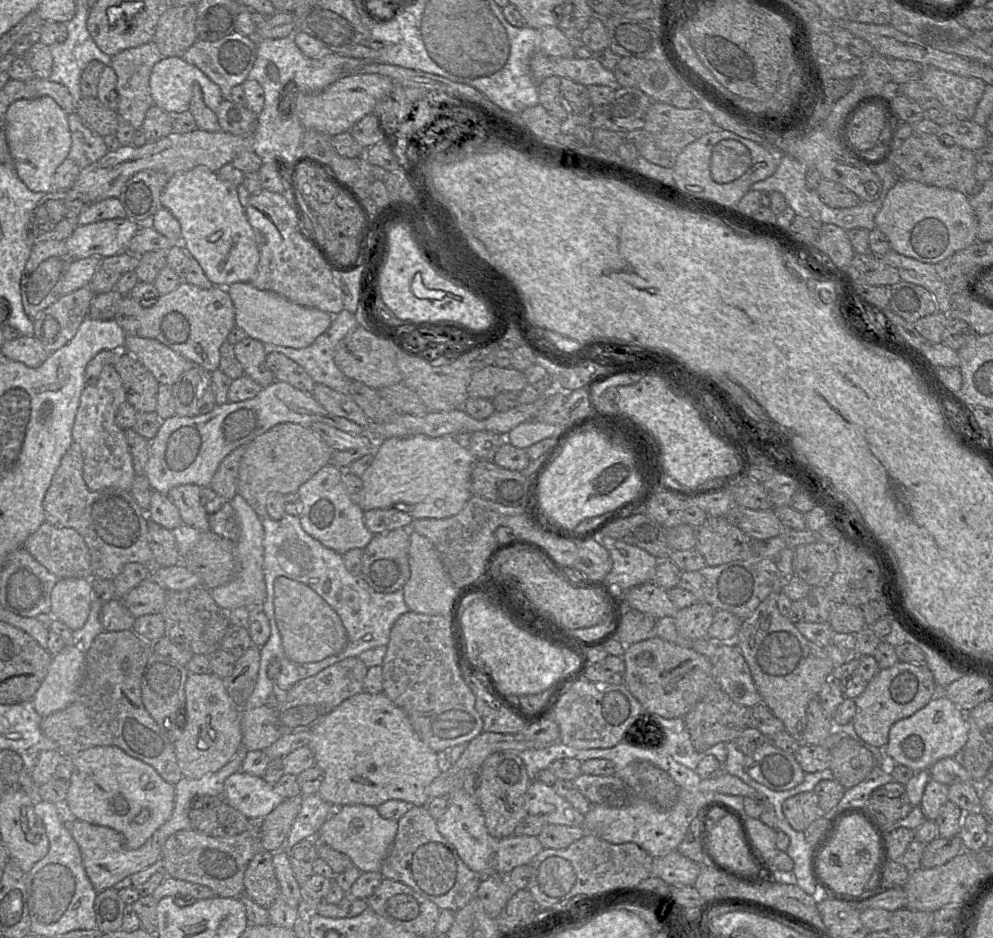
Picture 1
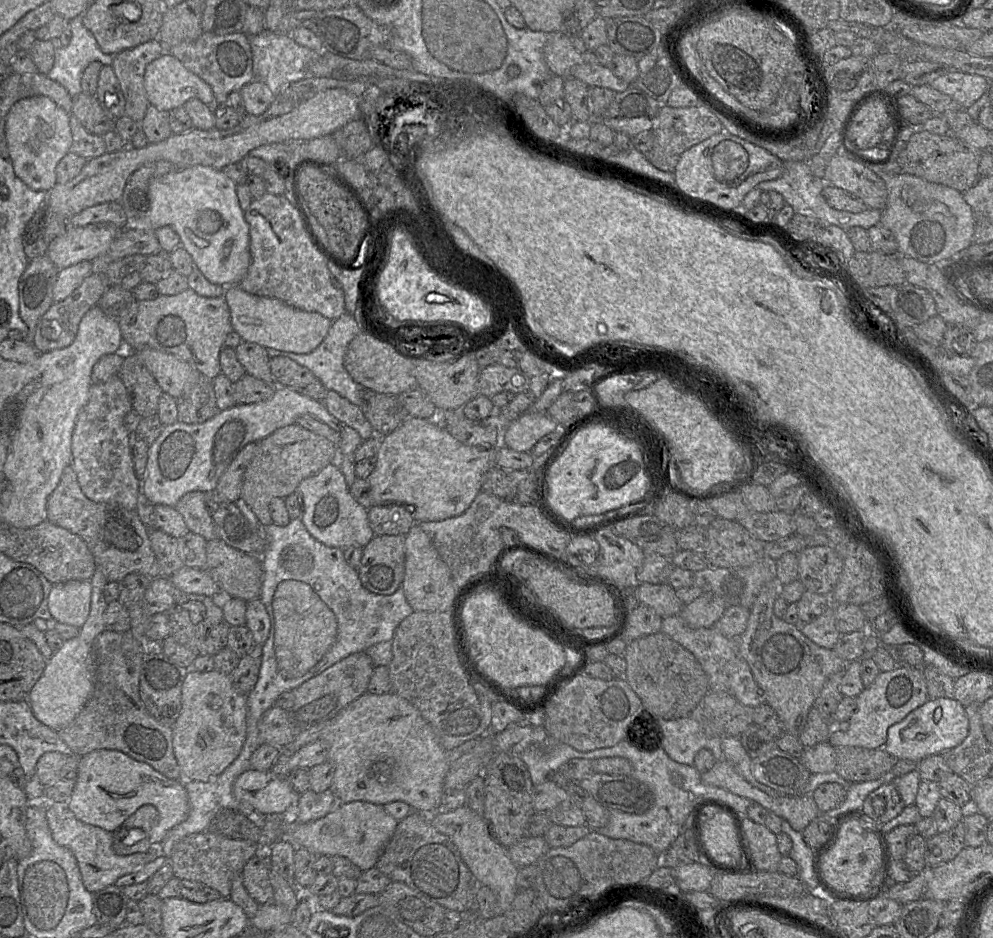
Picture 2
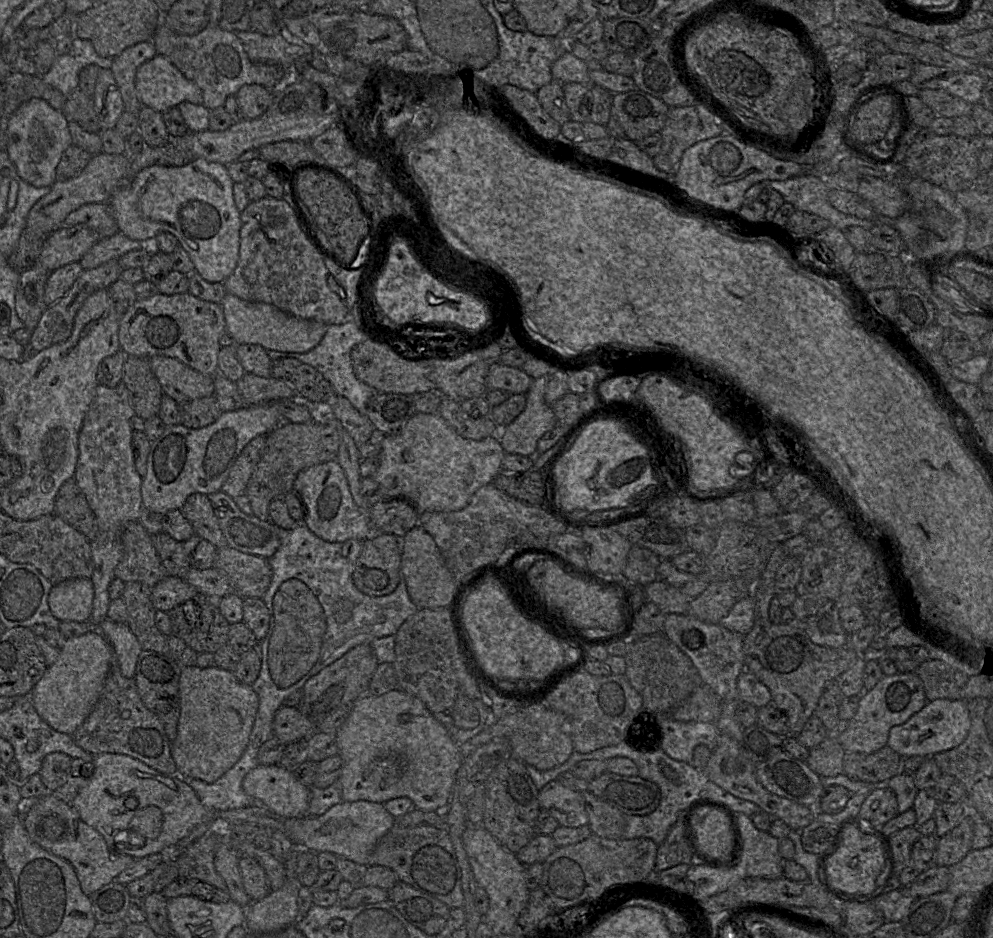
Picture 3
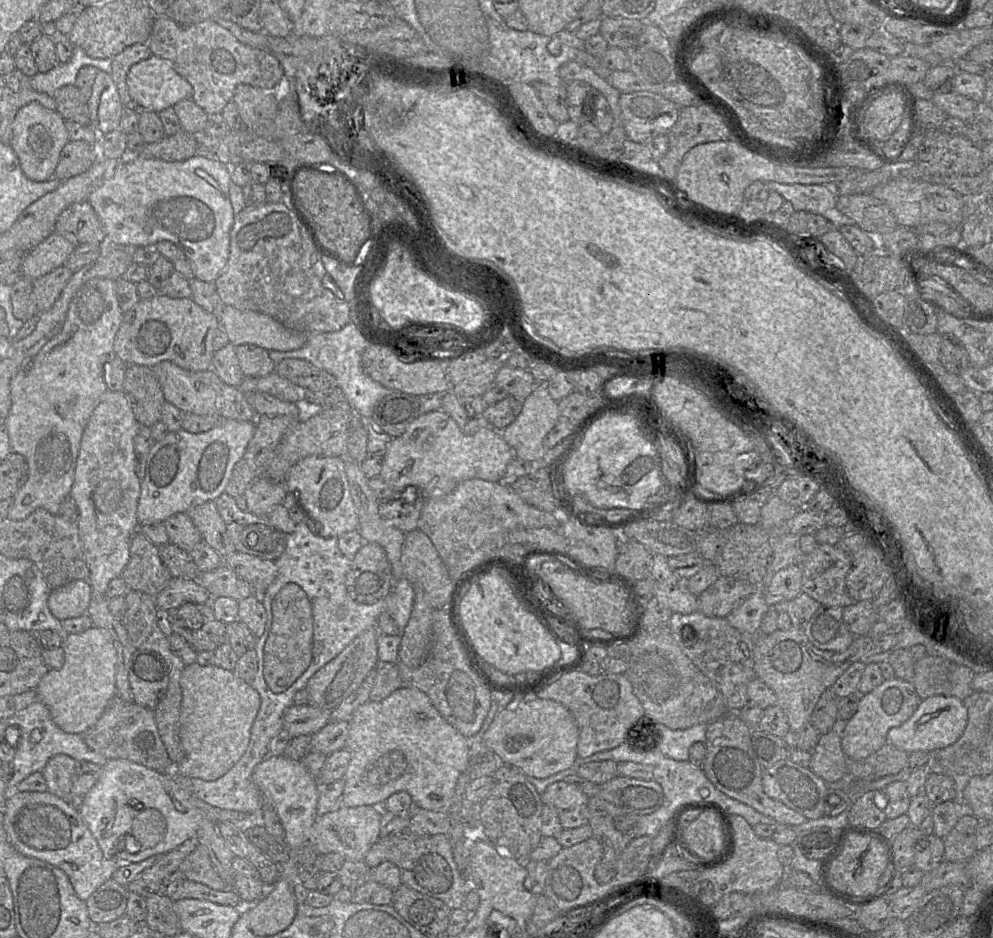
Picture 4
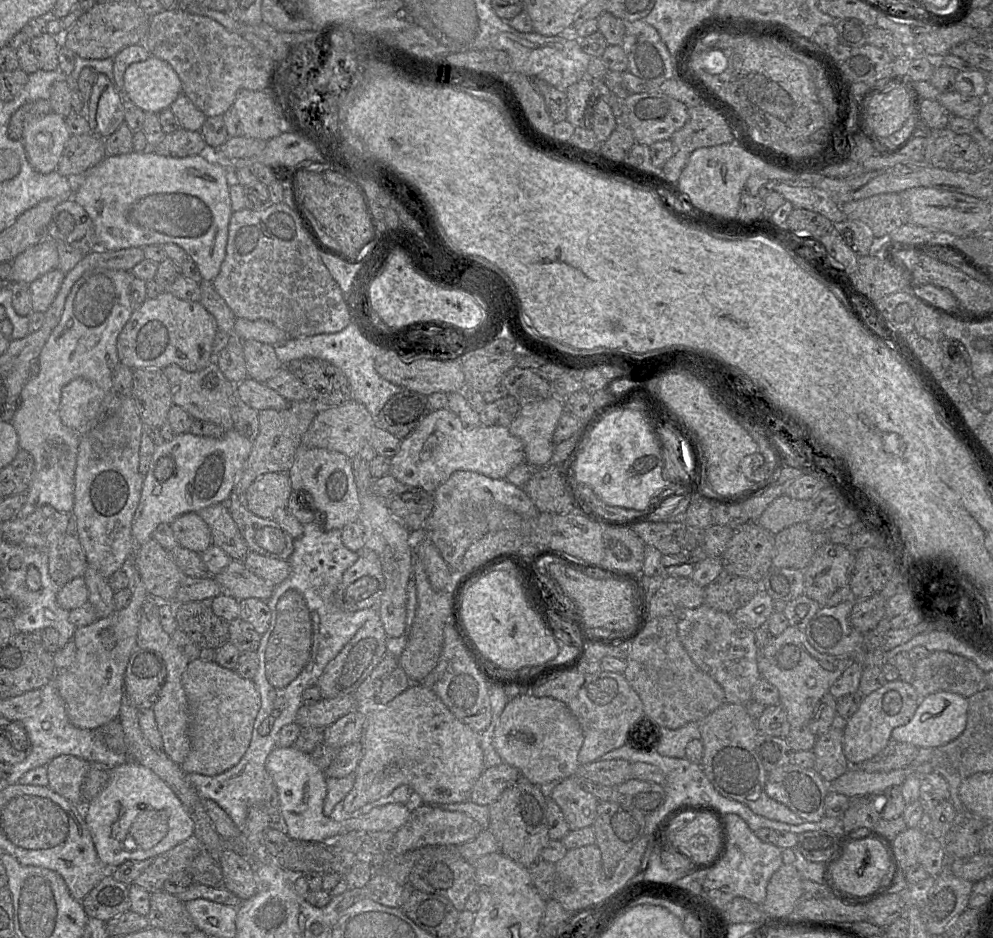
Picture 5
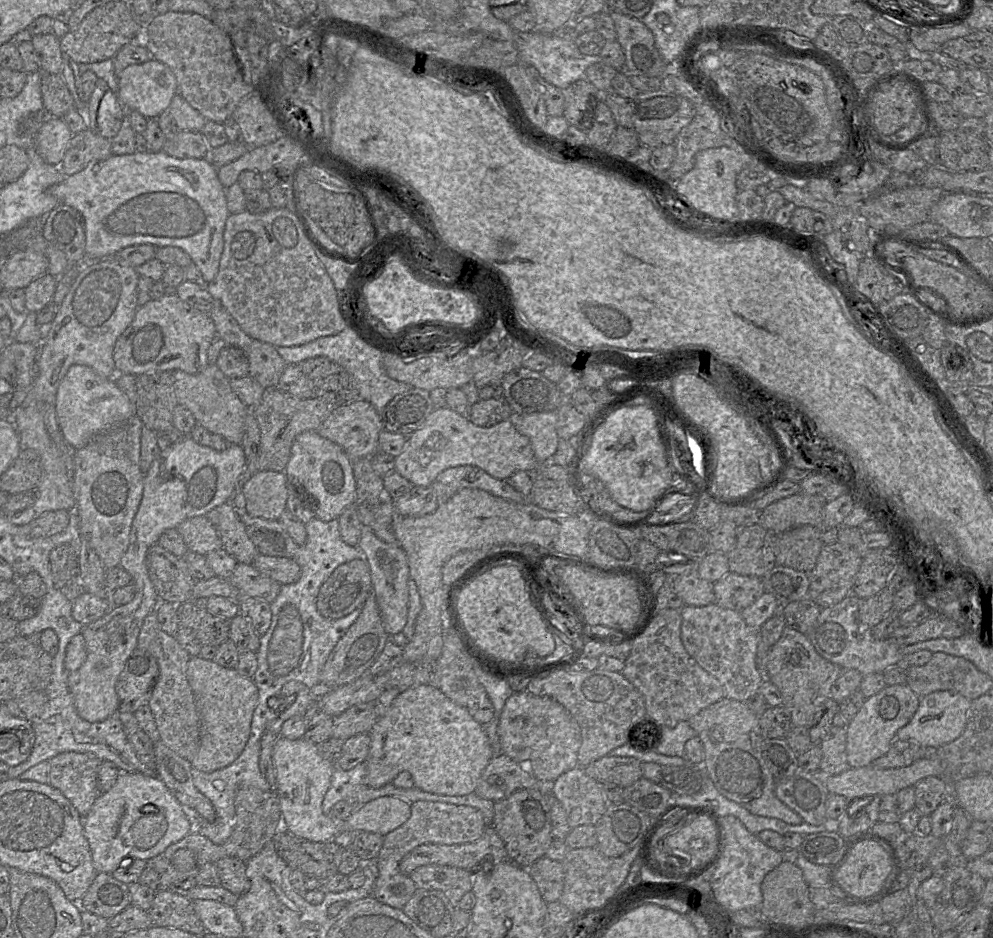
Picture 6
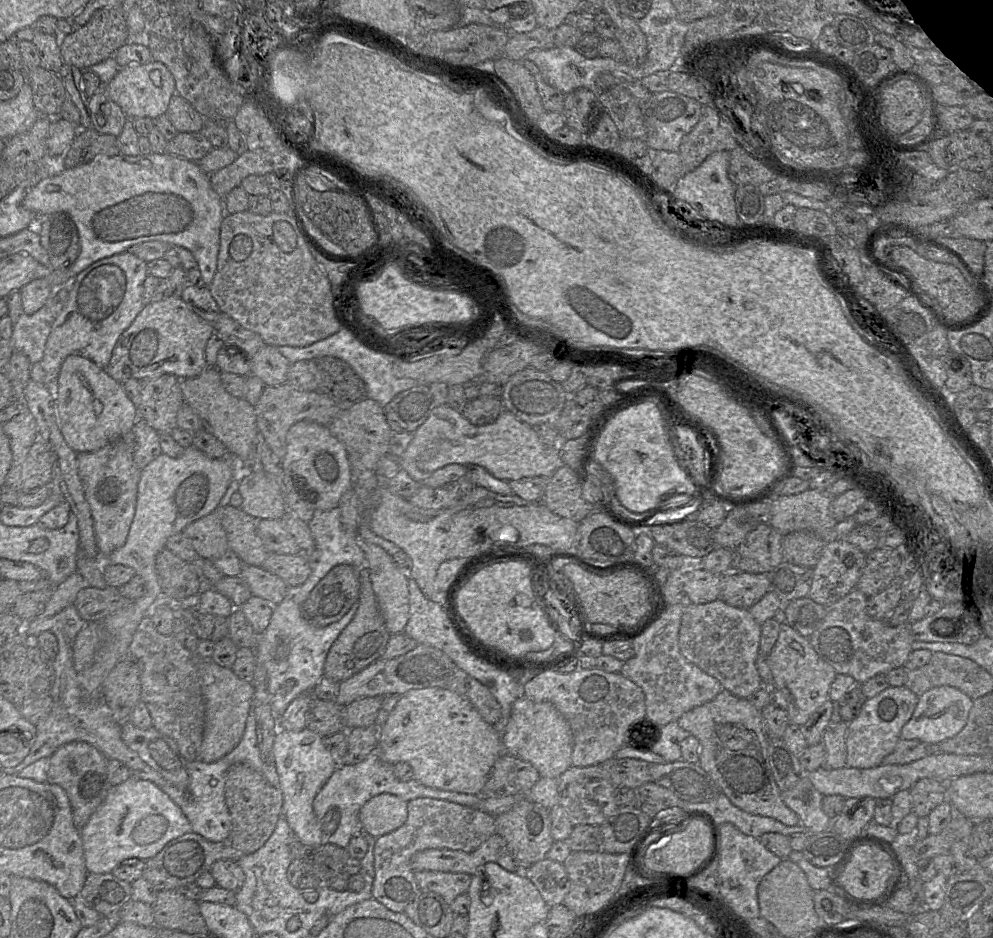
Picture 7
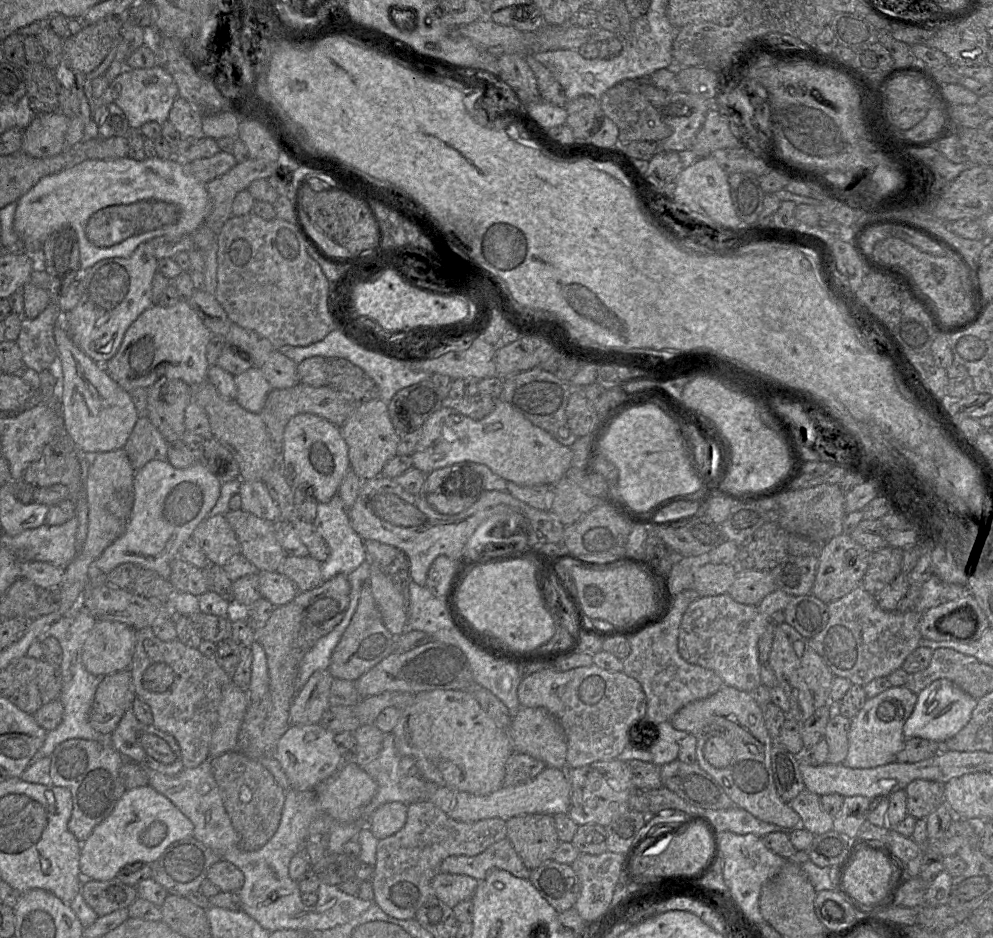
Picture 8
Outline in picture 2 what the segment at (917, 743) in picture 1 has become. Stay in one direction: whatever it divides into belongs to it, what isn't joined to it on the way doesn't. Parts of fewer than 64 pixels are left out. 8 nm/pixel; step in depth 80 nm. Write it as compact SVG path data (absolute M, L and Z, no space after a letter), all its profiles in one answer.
M954 698L929 699L901 722L888 729L887 741L883 749L896 760L906 759L914 762L941 755L959 746L968 736L969 720L965 707Z

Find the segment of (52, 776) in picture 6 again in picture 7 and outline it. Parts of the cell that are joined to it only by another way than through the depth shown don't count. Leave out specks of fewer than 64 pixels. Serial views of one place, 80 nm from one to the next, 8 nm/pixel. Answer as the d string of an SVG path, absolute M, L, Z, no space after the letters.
M70 742L60 746L49 758L48 780L63 788L72 807L73 823L80 831L91 815L102 805L111 784L108 779L108 760L99 750L85 742Z

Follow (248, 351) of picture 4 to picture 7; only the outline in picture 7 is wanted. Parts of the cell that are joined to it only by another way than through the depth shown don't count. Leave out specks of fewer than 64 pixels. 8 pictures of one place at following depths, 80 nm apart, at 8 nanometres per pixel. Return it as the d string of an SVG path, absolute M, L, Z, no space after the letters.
M264 345L251 359L251 373L266 386L286 383L291 363L275 346Z

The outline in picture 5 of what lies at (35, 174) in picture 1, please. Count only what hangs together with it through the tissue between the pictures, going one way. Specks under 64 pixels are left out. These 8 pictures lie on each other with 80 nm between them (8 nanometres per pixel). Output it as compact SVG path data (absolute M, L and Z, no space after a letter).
M50 112L30 120L23 129L21 141L32 168L40 174L49 174L57 169L70 137L65 118Z

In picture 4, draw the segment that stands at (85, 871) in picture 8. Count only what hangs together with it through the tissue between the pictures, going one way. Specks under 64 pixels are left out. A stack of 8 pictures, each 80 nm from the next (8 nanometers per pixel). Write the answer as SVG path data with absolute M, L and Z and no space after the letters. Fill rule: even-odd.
M109 759L102 766L102 773L95 785L86 794L78 805L78 811L88 829L98 843L103 855L107 859L115 859L118 862L141 862L154 855L164 855L186 841L194 840L200 824L204 820L215 823L229 821L237 826L257 826L262 825L262 812L243 813L233 810L226 810L211 806L198 798L195 794L185 792L166 773L160 773L144 765L125 759ZM128 834L127 841L133 836L141 845L140 851L130 853L128 850L120 848L120 839Z

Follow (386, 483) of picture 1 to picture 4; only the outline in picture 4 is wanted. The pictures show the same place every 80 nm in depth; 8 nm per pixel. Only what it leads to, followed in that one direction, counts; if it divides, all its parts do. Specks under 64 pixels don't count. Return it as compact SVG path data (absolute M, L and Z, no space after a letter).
M438 409L421 414L408 425L406 431L401 436L392 438L390 442L387 443L387 451L383 456L383 465L380 476L387 484L393 486L397 490L403 490L403 488L406 486L409 488L418 488L425 500L430 497L445 496L446 494L450 493L457 486L458 483L466 479L478 478L491 482L504 482L504 475L506 472L507 464L514 458L515 450L503 439L500 430L496 430L495 428L488 426L481 428L473 435L466 435L461 431L458 424L452 417L450 417L443 410Z

